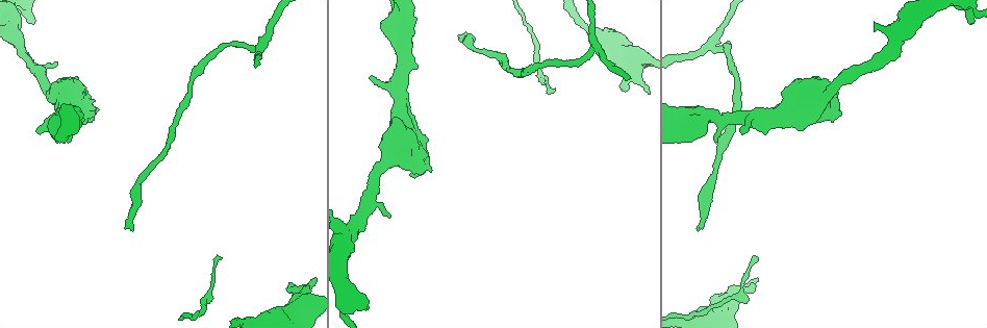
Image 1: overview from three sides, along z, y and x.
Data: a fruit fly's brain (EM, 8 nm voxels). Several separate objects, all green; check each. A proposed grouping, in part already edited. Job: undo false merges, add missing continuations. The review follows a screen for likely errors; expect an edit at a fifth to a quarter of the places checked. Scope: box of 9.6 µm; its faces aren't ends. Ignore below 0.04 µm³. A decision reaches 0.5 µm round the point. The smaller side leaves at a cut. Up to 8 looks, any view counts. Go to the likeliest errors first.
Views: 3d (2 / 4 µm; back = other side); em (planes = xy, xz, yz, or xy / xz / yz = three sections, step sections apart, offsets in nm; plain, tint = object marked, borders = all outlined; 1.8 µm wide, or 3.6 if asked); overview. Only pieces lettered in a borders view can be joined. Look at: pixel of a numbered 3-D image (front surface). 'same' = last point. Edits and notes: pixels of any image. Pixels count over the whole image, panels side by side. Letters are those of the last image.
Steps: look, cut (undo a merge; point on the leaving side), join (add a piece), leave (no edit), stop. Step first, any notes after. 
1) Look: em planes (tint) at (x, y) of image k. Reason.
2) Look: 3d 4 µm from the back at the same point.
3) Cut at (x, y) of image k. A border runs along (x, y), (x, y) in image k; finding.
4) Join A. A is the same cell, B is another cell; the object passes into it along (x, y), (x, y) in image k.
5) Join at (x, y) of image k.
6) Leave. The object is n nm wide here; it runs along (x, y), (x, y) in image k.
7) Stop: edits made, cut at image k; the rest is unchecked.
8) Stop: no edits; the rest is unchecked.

Look: 3d 4 µm at (622, 88) of image 1. An open end.

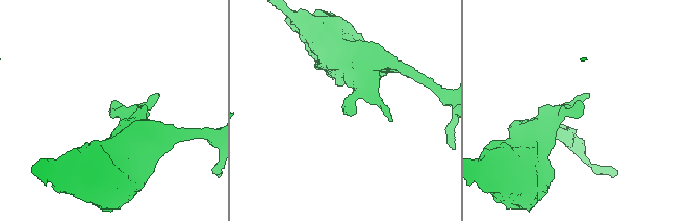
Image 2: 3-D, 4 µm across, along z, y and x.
Look: em planes (borders) at (114, 100) of image 2. Shape alone is not enough.

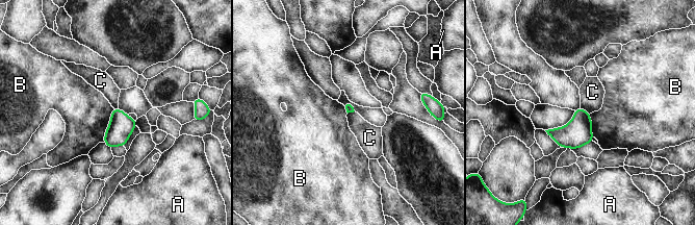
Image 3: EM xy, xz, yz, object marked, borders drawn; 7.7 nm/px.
Leave. A, B and C are other cells; a border runs along (581, 107), (589, 114) in image 3; no lettered piece goes on from it.

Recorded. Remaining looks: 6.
Look: 3d 2 µm at (715, 141) of image 1. Branch stops here.

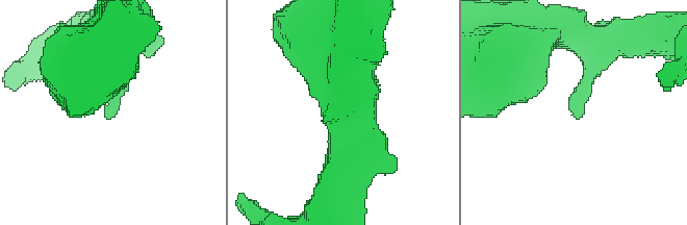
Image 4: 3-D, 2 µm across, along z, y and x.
Look: em 3.6 µm planes (tint) at (106, 117) of image 4.

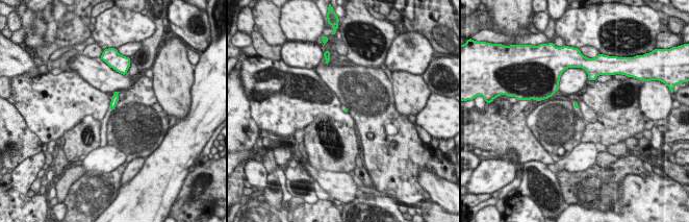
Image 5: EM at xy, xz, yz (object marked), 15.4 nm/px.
Look: em 3.6 µm planes (borders) at the same point.

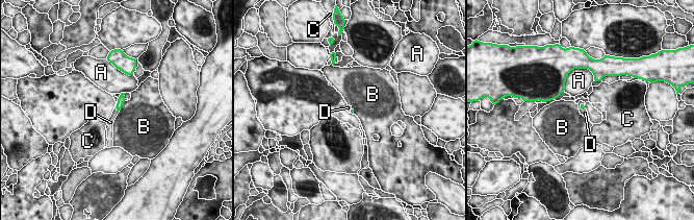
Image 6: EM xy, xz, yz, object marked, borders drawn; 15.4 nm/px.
Join D. The longest contact is with A, 220 nm; D is the same cell, A, B and C are other cells; the cell continues.

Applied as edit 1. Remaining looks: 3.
Look: 3d 2 µm from the back at (257, 49) of image 1. Three-way junction.

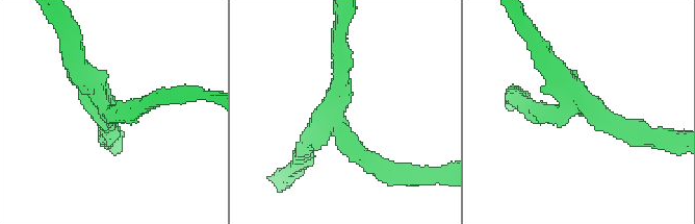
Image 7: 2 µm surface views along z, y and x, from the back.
Look: em planes (plain) at (342, 134) of image 7. Need the tissue.

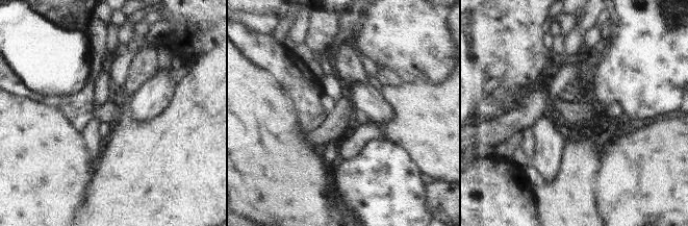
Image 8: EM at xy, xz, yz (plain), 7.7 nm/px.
Look: em planes (borders) at the same point. What lies round it.

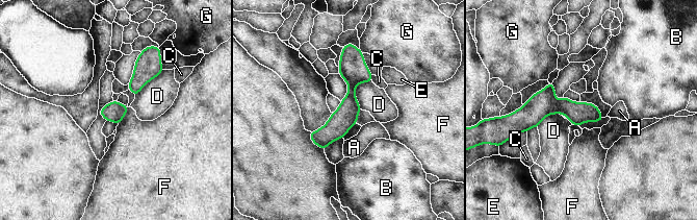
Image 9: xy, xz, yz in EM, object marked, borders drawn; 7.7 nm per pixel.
Leave. A, B, C, D, E, F and G are other cells; it runs along (354, 49), (350, 107), (323, 146) in image 9; one cell here.

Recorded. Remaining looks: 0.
Stop: edits made, join at image 6; the rest is unchecked.

